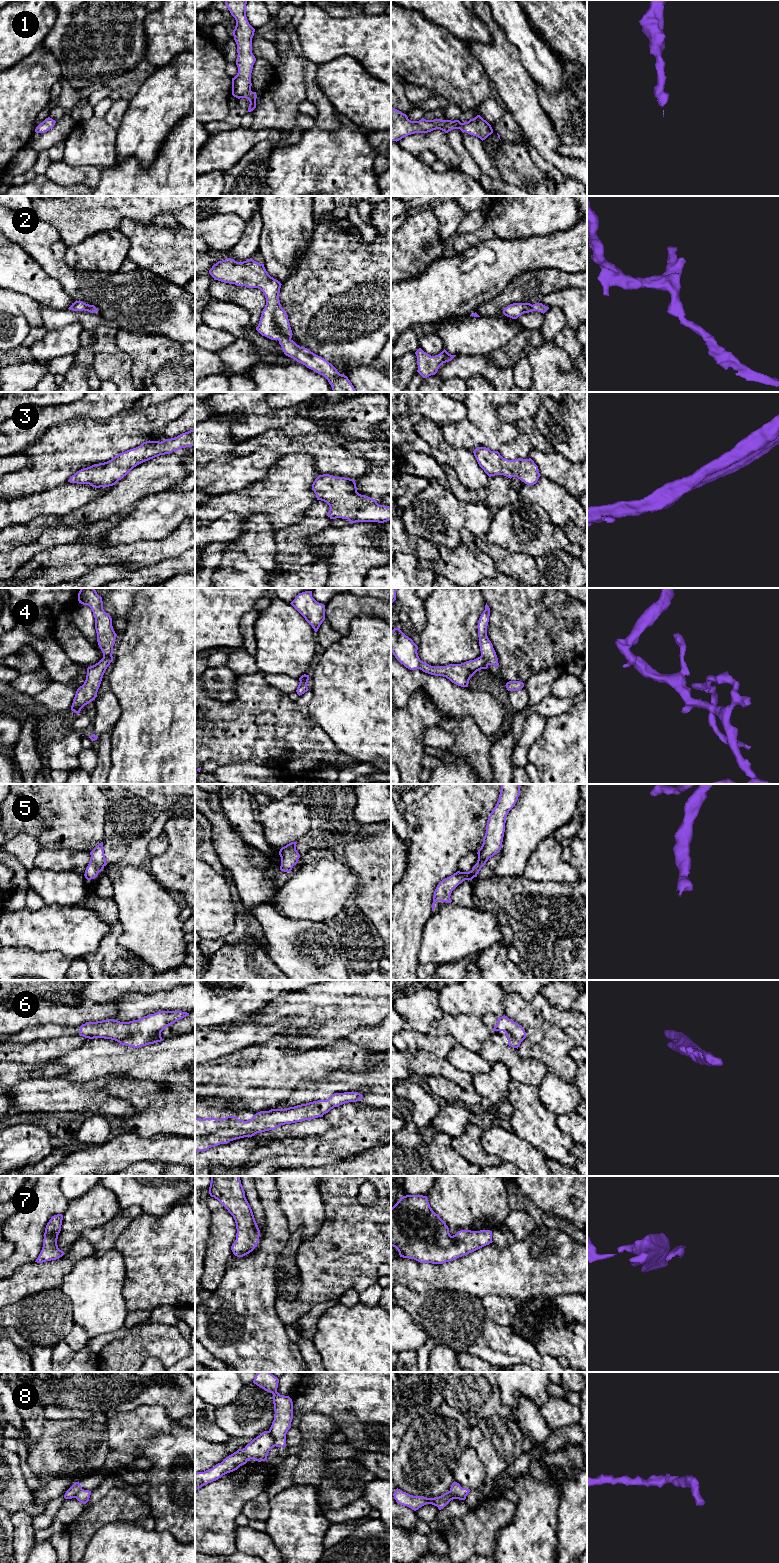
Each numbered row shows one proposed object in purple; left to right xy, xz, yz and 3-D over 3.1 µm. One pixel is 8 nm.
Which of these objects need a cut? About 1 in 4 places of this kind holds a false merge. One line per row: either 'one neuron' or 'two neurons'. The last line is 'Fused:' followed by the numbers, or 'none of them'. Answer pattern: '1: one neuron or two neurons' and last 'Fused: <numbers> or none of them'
1: one neuron
2: one neuron
3: one neuron
4: two neurons
5: one neuron
6: one neuron
7: one neuron
8: two neurons
Fused: 4, 8

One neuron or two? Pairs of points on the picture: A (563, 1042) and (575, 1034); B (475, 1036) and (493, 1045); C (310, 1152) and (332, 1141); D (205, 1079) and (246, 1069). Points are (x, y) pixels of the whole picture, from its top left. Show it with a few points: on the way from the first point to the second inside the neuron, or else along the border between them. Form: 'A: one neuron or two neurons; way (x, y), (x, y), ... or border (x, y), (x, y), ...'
A: two neurons; border (563, 1030), (575, 1044)
B: two neurons; border (492, 1031), (478, 1052)
C: one neuron; way (315, 1149), (327, 1146)
D: one neuron; way (215, 1073), (236, 1069)

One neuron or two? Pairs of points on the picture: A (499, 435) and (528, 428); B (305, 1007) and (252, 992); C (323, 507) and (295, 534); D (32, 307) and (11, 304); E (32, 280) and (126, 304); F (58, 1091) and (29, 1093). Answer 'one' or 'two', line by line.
A: two
B: two
C: one
D: one
E: two
F: one

